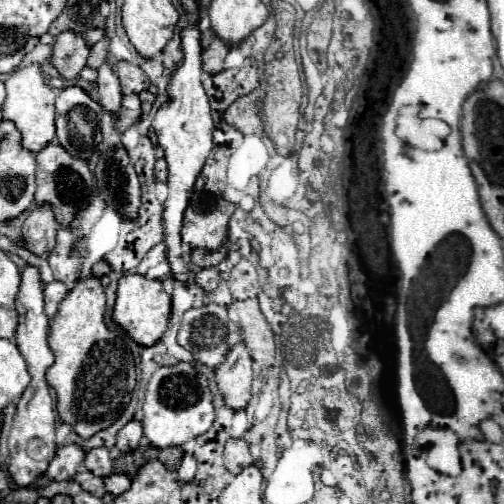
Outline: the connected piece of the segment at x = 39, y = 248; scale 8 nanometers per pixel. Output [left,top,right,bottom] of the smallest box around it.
[22,205,60,255]

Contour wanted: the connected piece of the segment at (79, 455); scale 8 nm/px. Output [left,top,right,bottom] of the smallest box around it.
[46,445,86,481]

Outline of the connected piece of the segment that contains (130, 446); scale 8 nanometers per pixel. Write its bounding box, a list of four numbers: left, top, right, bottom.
[116,421,142,453]

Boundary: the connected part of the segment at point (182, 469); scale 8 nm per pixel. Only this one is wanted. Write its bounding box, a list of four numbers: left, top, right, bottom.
[176,455,196,483]

